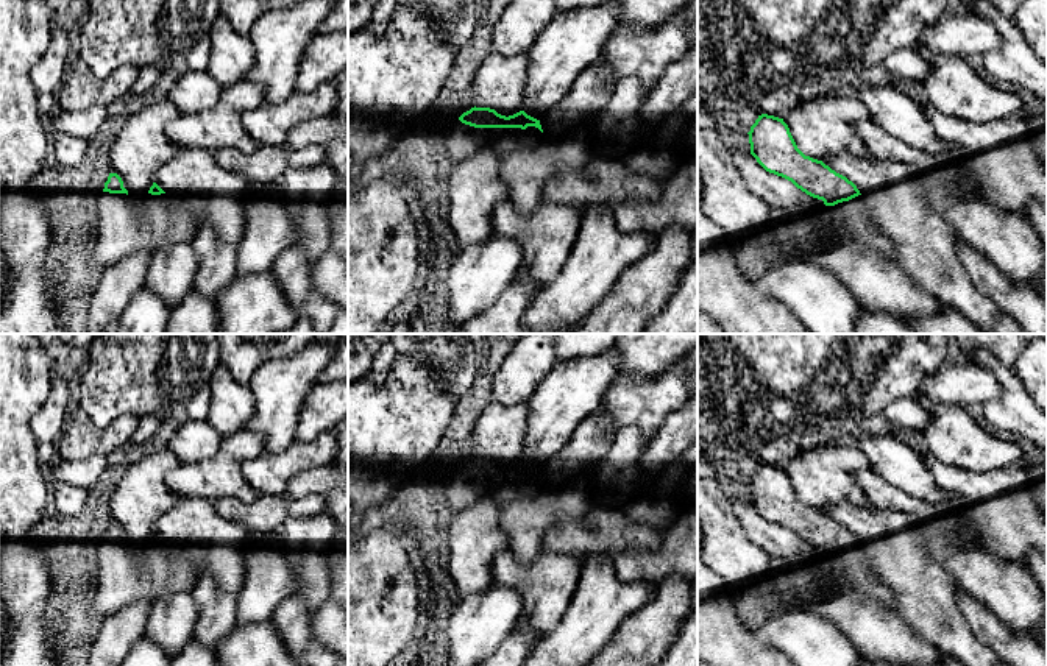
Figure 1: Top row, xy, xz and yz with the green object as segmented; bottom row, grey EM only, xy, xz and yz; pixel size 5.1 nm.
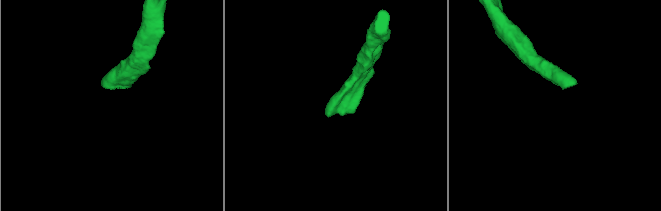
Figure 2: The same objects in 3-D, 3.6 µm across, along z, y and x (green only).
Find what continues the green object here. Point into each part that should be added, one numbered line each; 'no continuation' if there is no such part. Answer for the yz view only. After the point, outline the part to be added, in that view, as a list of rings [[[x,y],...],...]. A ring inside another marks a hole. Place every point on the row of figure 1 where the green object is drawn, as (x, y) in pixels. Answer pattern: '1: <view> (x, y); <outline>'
1: yz (851, 216); [[[861,195],[830,207],[835,223],[841,226],[852,240],[871,246],[897,262],[897,251],[893,242],[882,234],[869,218]]]

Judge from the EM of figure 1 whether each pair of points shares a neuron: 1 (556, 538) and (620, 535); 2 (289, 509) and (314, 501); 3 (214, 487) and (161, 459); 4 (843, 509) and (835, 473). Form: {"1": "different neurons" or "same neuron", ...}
{"1": "same neuron", "2": "same neuron", "3": "different neurons", "4": "different neurons"}

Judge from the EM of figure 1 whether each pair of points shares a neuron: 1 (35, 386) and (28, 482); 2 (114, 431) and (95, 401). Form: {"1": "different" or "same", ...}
{"1": "same", "2": "different"}

